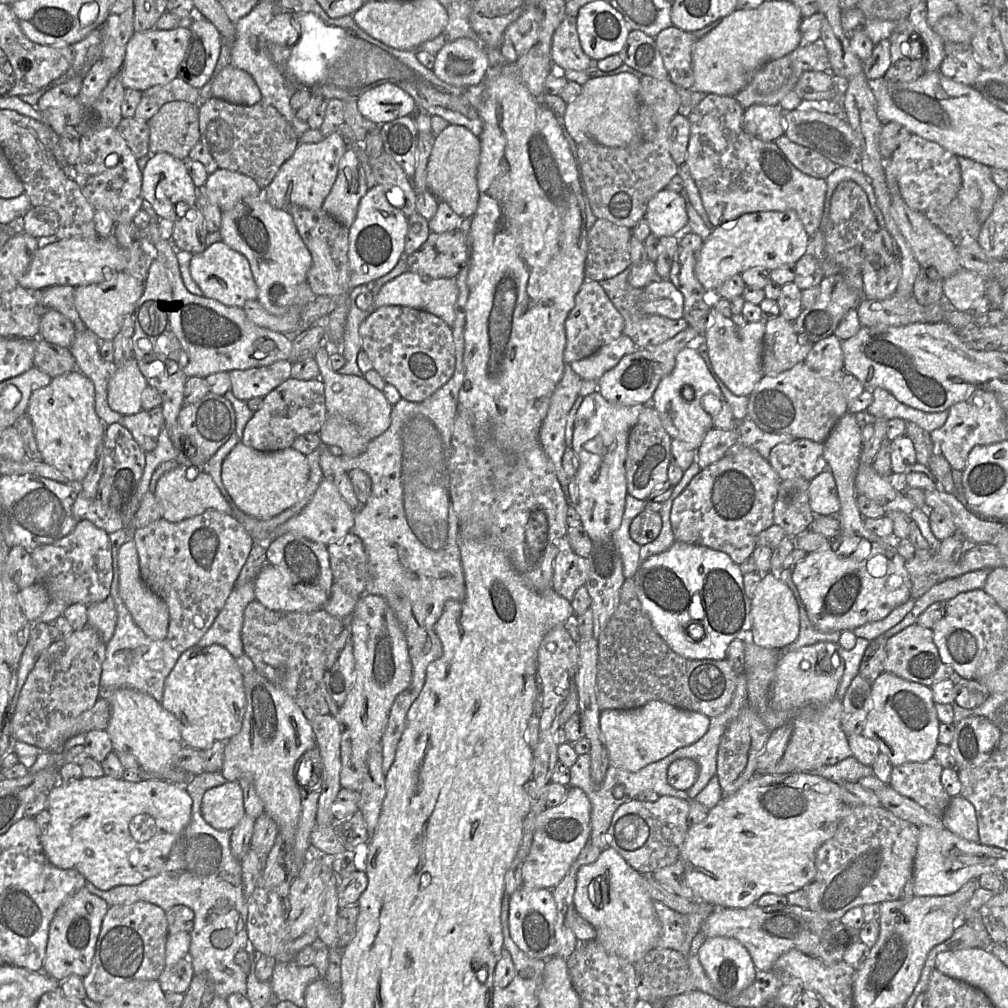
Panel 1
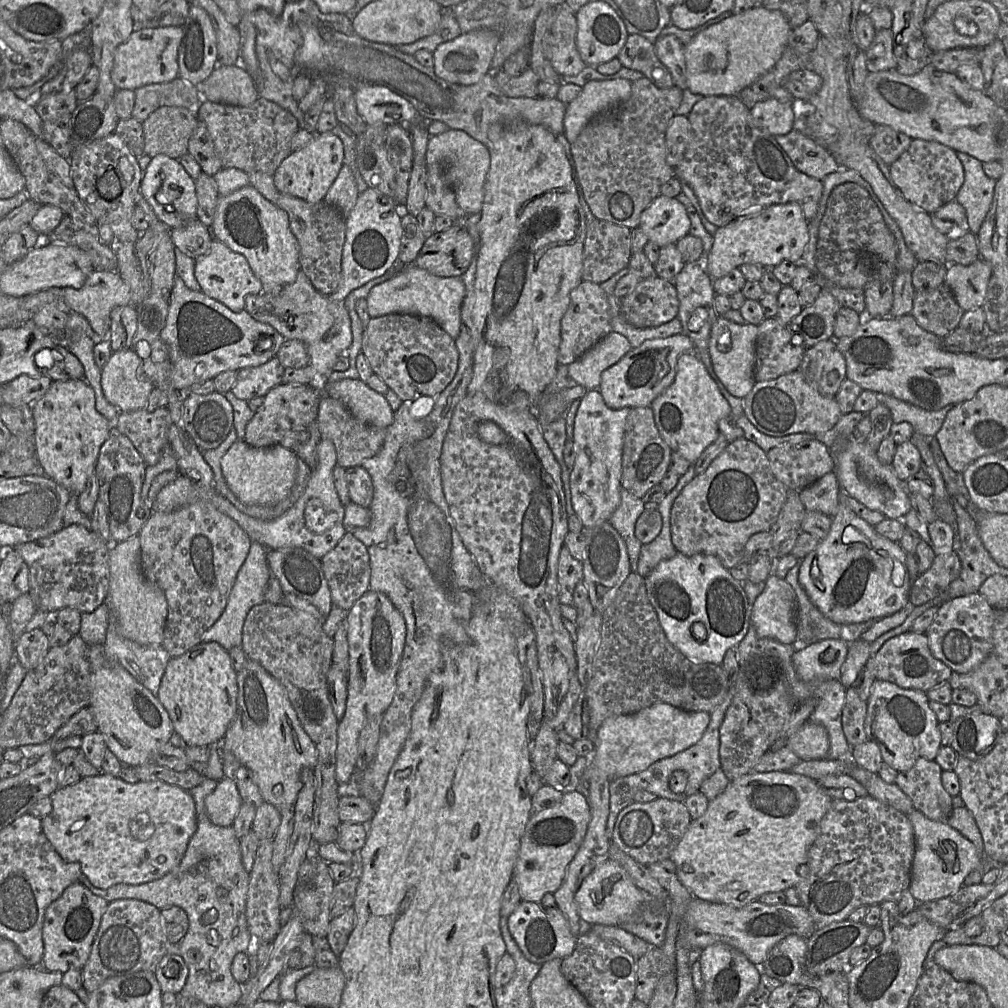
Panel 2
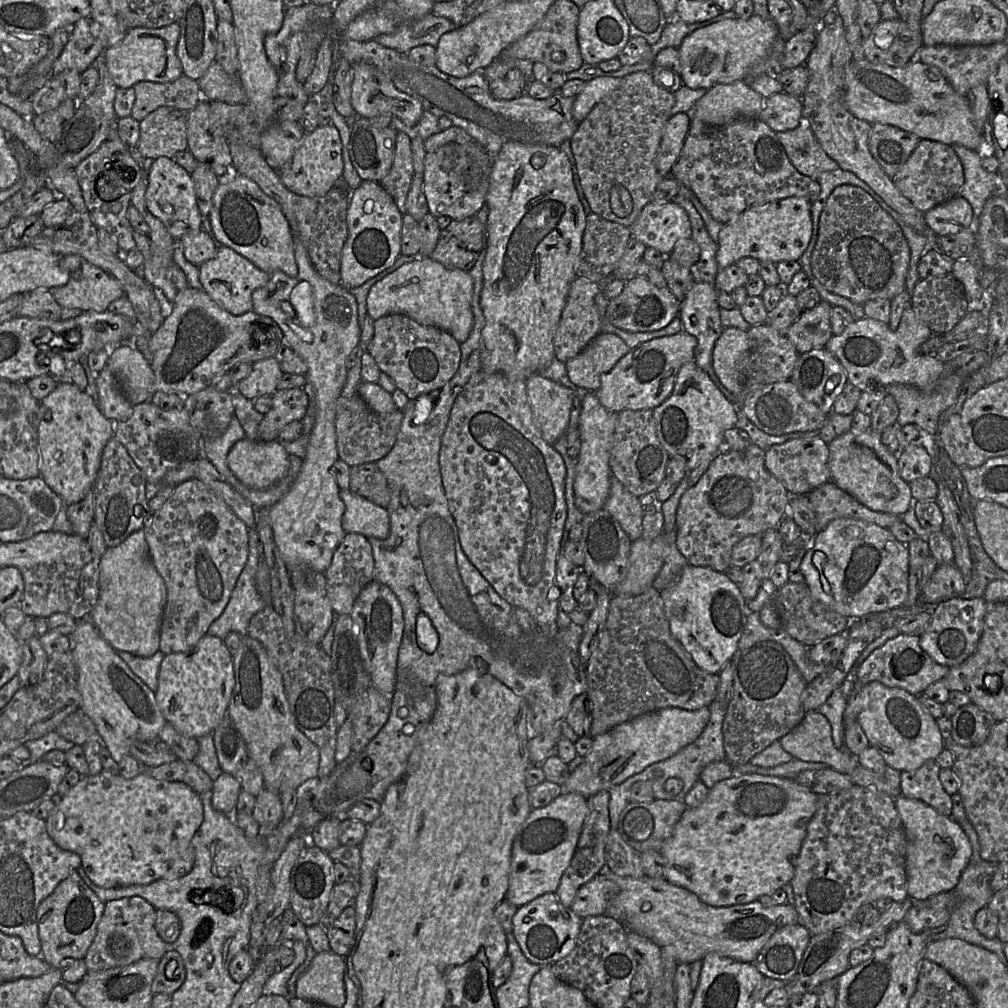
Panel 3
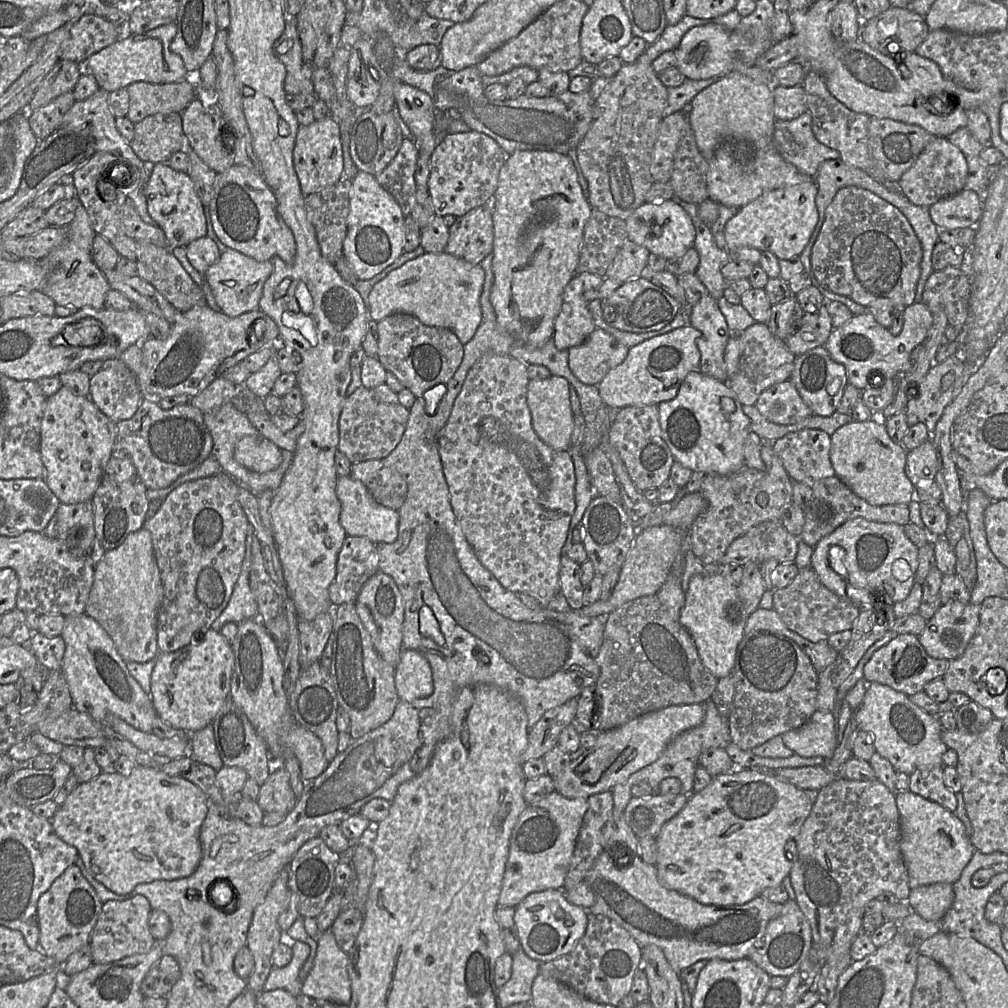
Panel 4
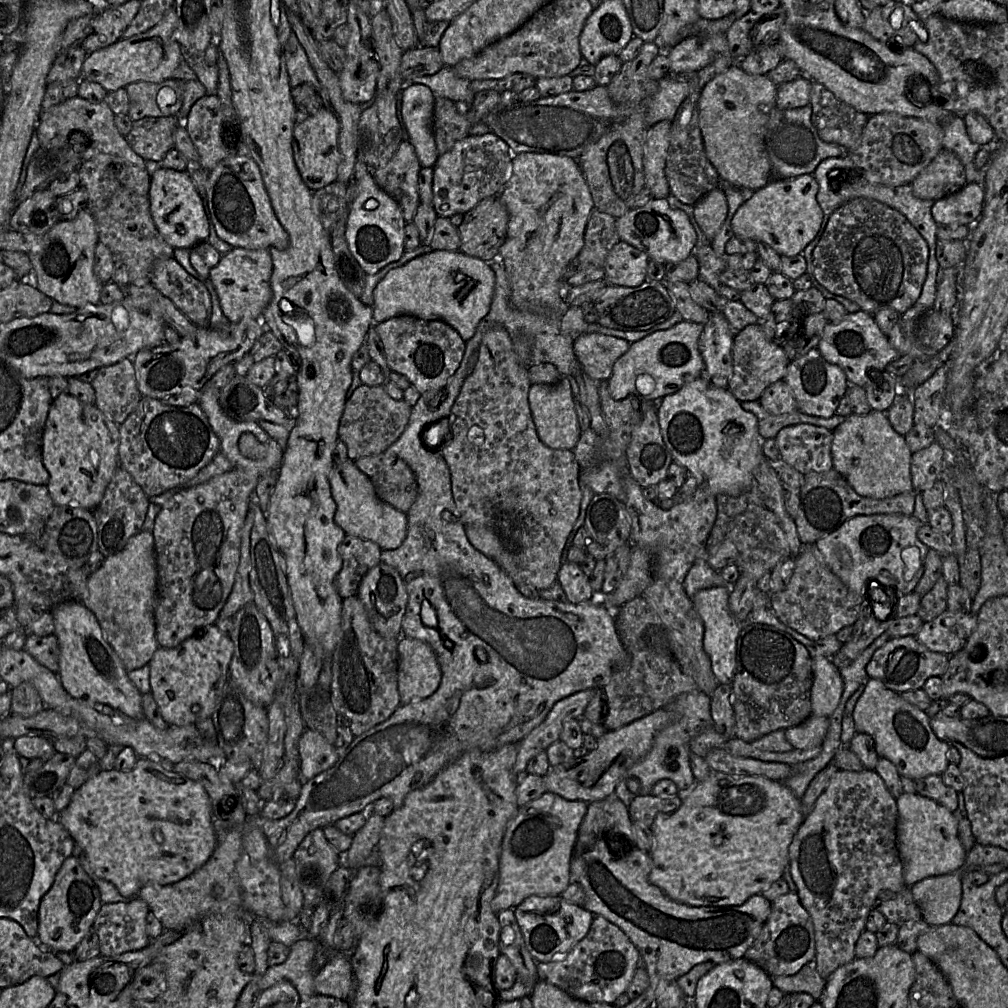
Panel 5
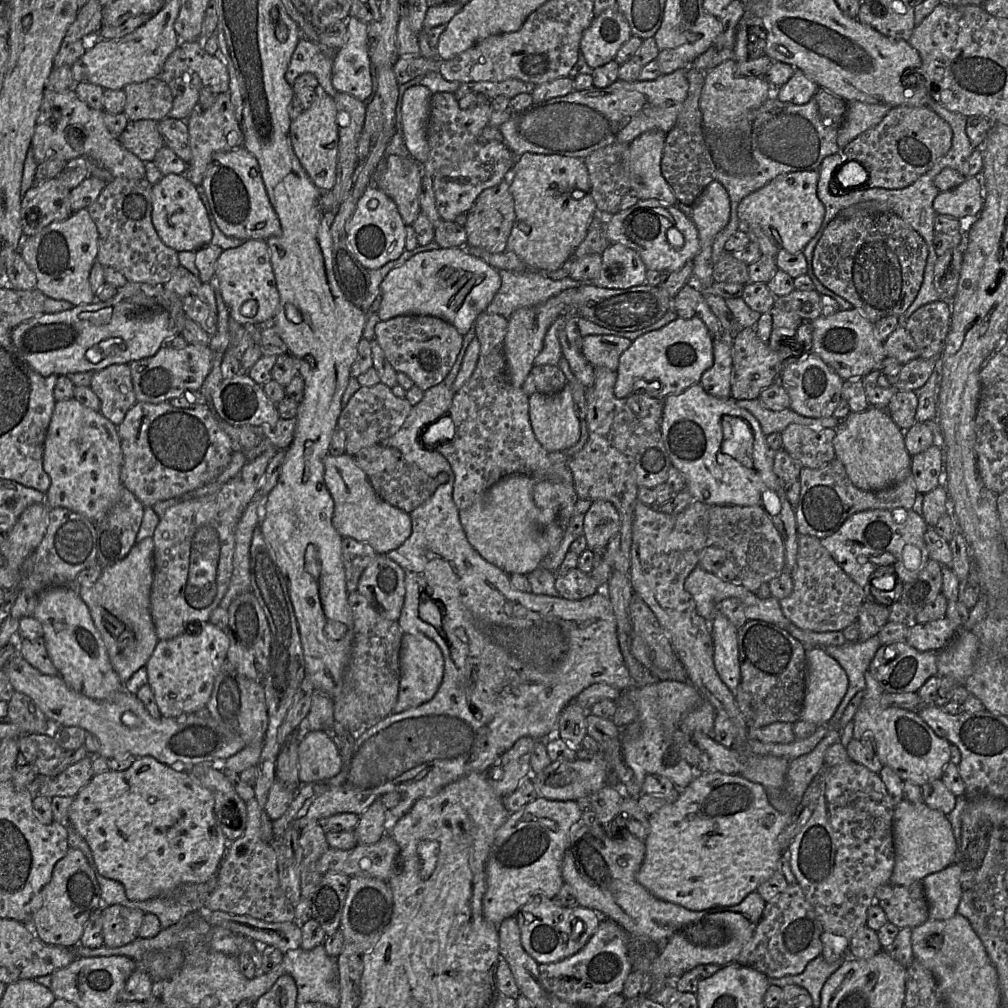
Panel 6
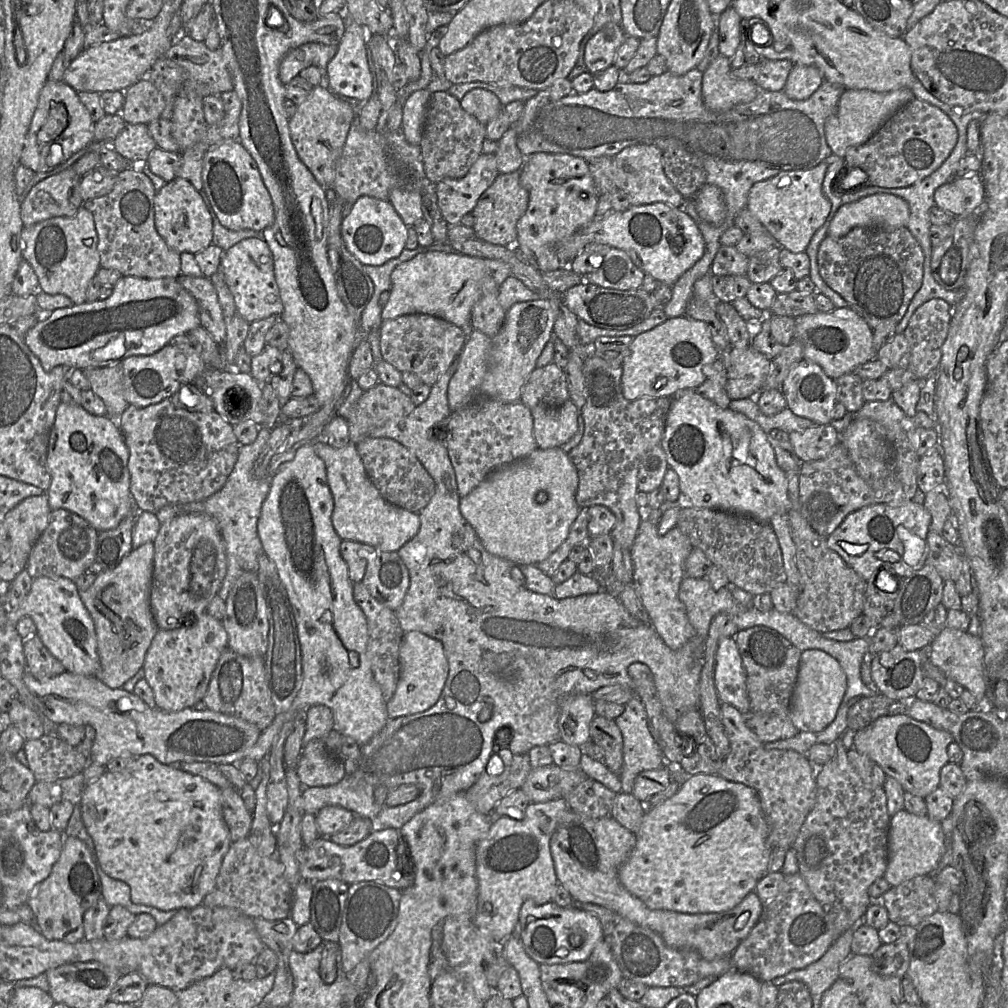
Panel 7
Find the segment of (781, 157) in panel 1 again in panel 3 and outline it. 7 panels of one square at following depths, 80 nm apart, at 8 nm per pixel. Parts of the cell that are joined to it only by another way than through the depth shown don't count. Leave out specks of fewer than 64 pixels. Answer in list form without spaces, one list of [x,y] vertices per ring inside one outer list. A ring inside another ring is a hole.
[[[743,119],[707,130],[699,136],[687,135],[671,176],[688,187],[718,222],[727,224],[749,208],[785,199],[800,197],[814,203],[820,194],[817,180],[798,172],[790,162],[776,133],[759,119]]]

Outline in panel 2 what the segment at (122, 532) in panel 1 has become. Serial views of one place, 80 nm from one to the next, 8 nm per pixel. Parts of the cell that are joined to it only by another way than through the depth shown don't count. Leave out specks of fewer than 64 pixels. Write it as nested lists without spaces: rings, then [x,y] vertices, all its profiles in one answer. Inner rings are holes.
[[[110,611],[104,650],[110,660],[123,666],[157,697],[166,666],[171,659],[162,645],[145,646],[121,637],[116,631],[116,616]]]

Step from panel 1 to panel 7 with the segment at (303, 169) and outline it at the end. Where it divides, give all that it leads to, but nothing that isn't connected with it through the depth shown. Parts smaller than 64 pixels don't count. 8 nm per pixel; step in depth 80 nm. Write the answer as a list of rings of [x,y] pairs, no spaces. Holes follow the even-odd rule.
[[[322,85],[313,87],[307,99],[297,105],[295,115],[289,119],[291,140],[300,160],[325,190],[332,188],[336,164],[353,121],[354,108],[350,100],[337,96]]]

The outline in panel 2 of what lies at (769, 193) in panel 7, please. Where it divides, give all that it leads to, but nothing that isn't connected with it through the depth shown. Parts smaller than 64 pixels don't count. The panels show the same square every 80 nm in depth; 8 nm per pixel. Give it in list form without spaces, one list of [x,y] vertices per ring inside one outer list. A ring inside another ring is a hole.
[[[796,202],[773,204],[728,226],[719,227],[713,235],[713,246],[705,261],[705,271],[712,280],[715,280],[743,264],[760,264],[764,268],[774,268],[782,261],[799,263],[808,242],[809,223],[804,217],[801,206]]]

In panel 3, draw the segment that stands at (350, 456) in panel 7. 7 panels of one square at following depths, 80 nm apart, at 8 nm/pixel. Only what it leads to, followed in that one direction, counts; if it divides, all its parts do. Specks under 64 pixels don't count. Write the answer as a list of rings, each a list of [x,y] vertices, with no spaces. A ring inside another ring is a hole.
[[[340,490],[339,496],[345,505],[342,528],[346,533],[357,533],[366,538],[385,539],[388,537],[390,520],[386,508],[350,490]]]

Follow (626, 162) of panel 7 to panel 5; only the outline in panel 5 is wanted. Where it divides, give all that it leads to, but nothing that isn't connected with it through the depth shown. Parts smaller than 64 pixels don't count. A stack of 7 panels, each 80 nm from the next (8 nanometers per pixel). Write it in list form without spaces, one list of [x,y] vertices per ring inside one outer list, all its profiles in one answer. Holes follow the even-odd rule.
[[[661,121],[649,128],[643,156],[646,189],[653,199],[668,199],[670,189],[665,165],[670,145],[671,121]]]

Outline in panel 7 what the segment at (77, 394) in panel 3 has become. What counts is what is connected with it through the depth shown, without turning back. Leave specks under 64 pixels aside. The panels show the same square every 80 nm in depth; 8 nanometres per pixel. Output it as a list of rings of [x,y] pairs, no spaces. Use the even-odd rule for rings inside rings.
[[[61,403],[57,408],[55,422],[50,433],[46,460],[51,484],[43,494],[47,495],[51,511],[65,509],[75,513],[88,521],[98,532],[117,527],[137,508],[130,491],[128,459],[129,449],[125,444],[117,419],[94,416],[81,405]]]

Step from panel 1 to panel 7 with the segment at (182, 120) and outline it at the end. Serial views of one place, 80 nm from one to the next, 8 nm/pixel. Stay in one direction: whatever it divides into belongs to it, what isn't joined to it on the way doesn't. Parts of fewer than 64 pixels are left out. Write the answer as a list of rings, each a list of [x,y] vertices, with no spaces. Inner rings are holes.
[[[127,124],[112,142],[112,148],[129,162],[146,162],[150,152],[157,147],[148,125]]]

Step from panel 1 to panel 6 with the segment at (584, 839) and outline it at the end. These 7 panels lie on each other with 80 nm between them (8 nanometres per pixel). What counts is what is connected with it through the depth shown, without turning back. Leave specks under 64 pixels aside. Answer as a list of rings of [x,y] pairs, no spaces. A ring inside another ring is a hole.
[[[537,798],[509,815],[496,831],[486,861],[486,890],[482,900],[483,915],[497,926],[536,896],[553,899],[563,886],[564,854],[574,829],[581,823],[577,801]]]

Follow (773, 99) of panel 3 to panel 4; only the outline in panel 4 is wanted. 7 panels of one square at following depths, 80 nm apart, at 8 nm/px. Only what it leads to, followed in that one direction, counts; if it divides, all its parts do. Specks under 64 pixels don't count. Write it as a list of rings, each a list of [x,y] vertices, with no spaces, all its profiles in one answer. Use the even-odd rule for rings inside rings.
[[[803,85],[794,87],[776,86],[773,93],[776,120],[793,120],[807,111],[806,95]]]

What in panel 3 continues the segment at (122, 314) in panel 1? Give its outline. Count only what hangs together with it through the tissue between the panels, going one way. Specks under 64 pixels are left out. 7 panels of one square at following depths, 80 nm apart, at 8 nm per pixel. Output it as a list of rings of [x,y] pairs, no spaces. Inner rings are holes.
[[[79,255],[60,256],[59,266],[69,274],[69,281],[64,286],[53,287],[49,291],[63,308],[76,308],[82,311],[93,310],[102,313],[108,310],[110,303],[125,295],[123,286],[116,279]]]

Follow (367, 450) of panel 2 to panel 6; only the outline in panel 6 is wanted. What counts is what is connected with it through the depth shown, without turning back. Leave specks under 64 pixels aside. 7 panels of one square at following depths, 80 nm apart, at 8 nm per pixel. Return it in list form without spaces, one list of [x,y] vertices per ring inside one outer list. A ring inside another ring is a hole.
[[[381,382],[372,387],[361,386],[338,418],[337,428],[343,430],[346,435],[345,453],[355,456],[362,448],[380,444],[394,435],[405,422],[411,408],[408,400],[396,397],[391,388]]]

